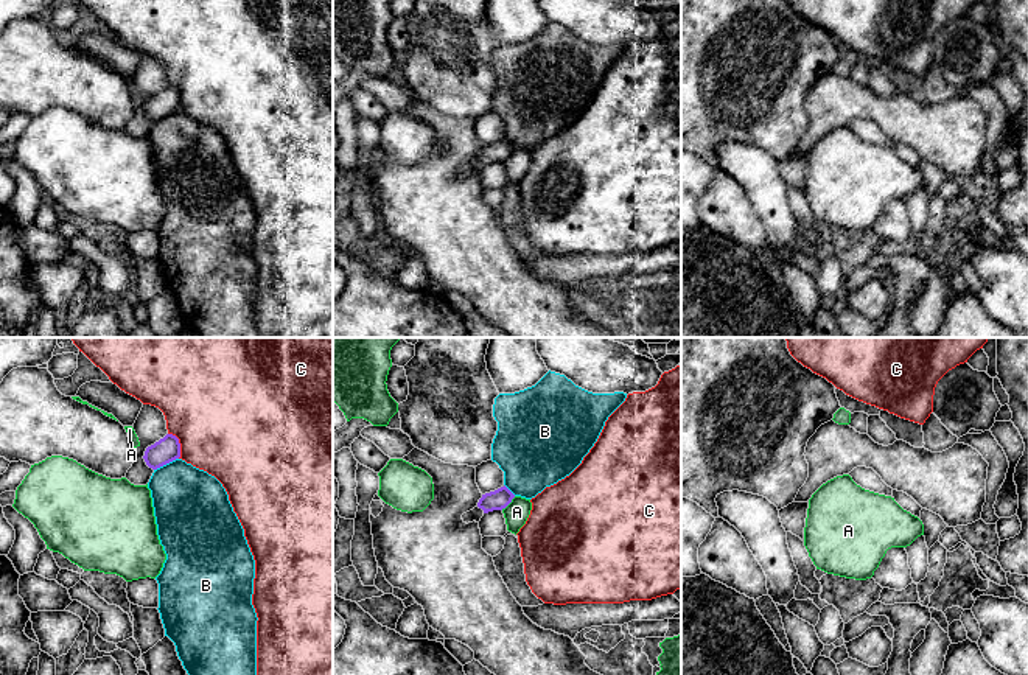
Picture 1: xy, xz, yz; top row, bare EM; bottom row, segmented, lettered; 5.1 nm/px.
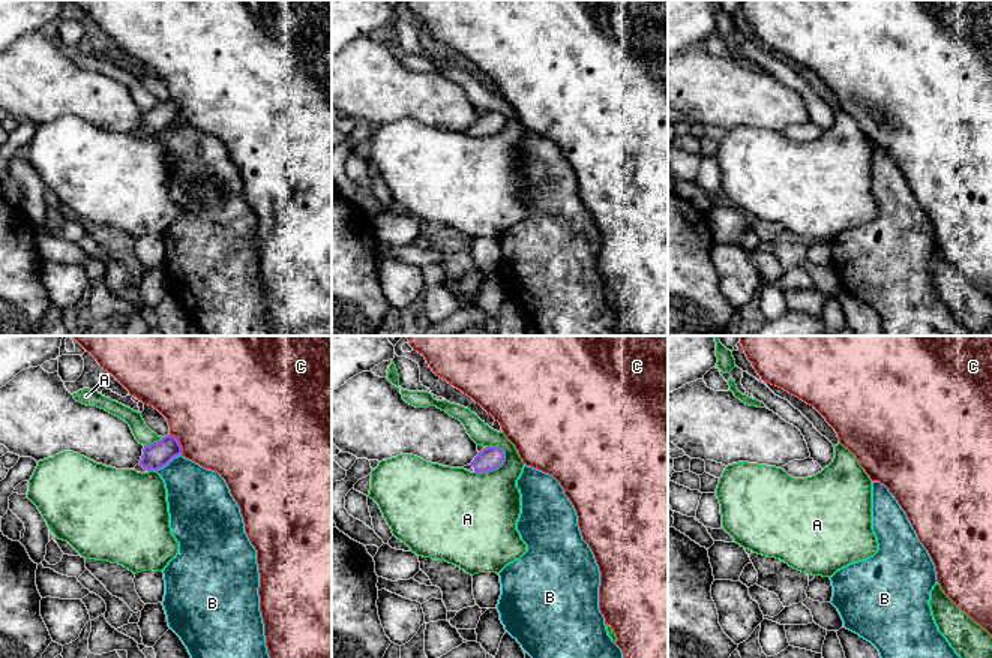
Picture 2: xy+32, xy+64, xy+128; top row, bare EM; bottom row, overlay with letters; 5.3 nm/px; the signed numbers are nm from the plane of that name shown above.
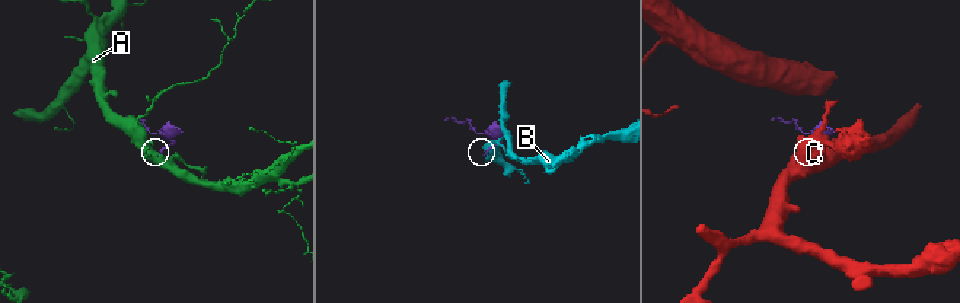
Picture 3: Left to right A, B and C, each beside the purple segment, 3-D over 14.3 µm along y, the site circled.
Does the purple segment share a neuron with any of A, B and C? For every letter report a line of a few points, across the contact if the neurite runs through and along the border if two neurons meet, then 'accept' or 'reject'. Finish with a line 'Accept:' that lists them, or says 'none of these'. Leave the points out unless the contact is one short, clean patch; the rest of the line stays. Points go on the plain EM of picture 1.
A: line xz (515, 148), (501, 160); reject
B: reject
C: reject
Accept: none of these

